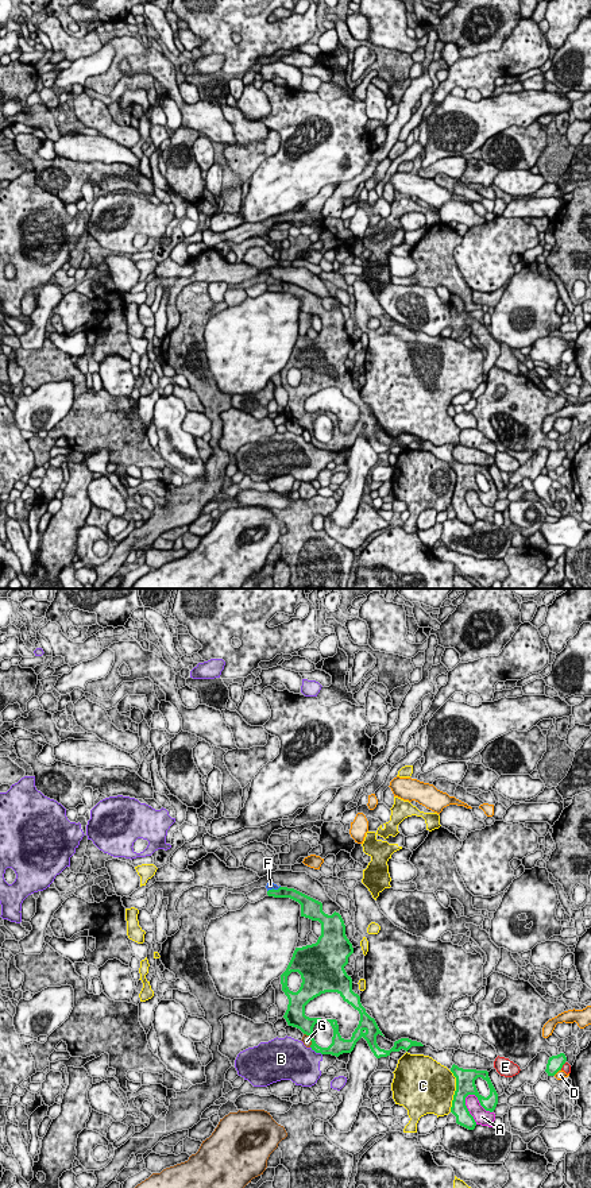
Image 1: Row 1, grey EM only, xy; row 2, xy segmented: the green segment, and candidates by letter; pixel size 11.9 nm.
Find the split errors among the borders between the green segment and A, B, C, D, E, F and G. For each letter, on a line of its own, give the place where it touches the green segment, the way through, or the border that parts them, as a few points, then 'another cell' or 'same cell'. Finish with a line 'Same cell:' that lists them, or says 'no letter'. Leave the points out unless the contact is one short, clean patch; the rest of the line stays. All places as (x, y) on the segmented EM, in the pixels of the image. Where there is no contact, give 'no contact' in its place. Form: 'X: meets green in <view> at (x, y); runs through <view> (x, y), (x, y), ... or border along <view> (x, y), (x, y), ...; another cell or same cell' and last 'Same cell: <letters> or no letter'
A: meets green in xy at (478, 1099); another cell
B: meets green in xy at (316, 1052); another cell
C: meets green in xy at (455, 1091); another cell
D: meets green in xy at (556, 1072); another cell
E: meets green in xy at (561, 1067); another cell
F: meets green in xy at (273, 888); border along xy (279, 886), (267, 891); another cell
G: meets green in xy at (311, 1040); another cell
Same cell: no letter

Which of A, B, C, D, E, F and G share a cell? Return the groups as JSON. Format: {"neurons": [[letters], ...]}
{"neurons": [["A", "F"], ["B"], ["C"], ["D"], ["E"], ["G"]]}

